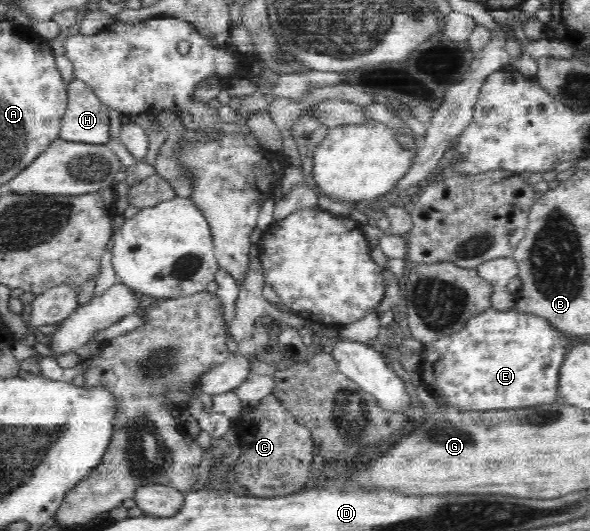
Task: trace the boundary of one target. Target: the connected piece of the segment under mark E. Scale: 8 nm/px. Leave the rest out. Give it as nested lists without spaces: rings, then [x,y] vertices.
[[[486,308],[466,321],[459,331],[440,336],[426,345],[426,357],[420,365],[422,385],[438,397],[440,405],[452,405],[458,409],[488,411],[532,407],[556,401],[562,362],[574,340],[570,335],[552,327],[542,316],[522,312],[516,308]]]

